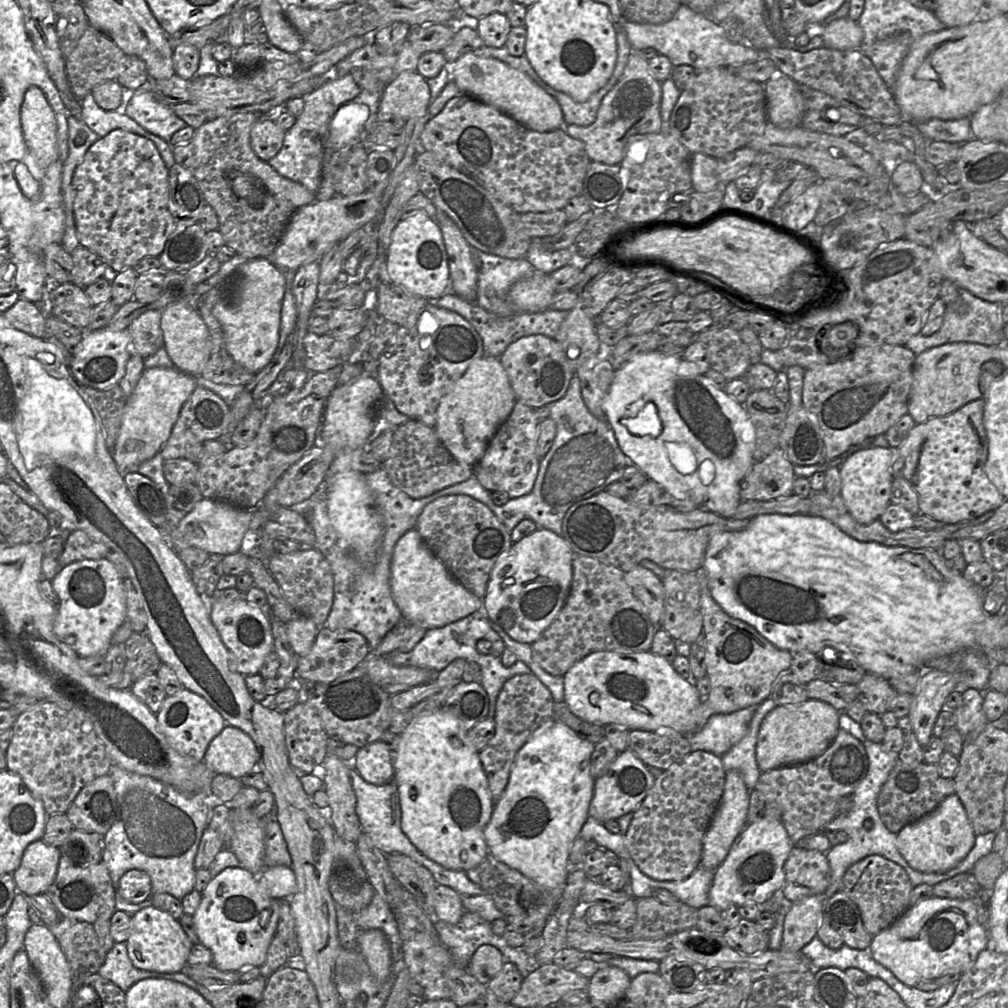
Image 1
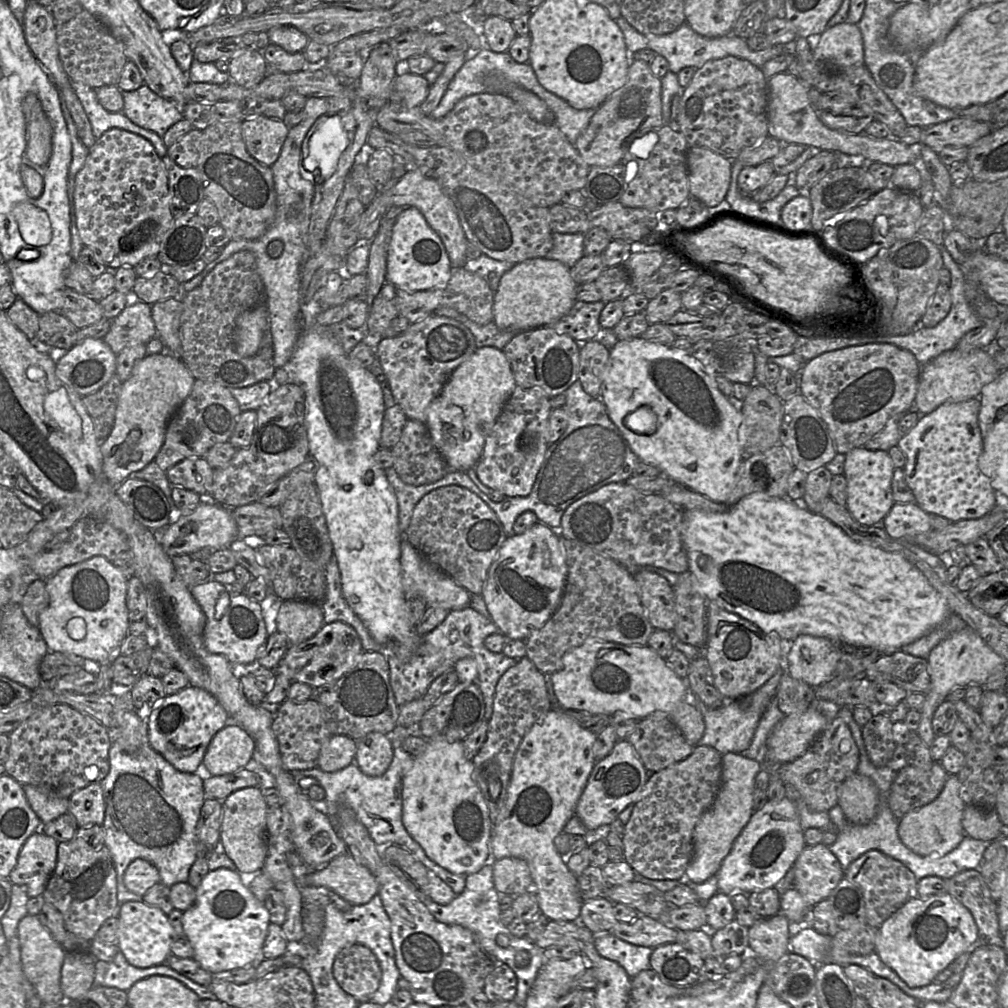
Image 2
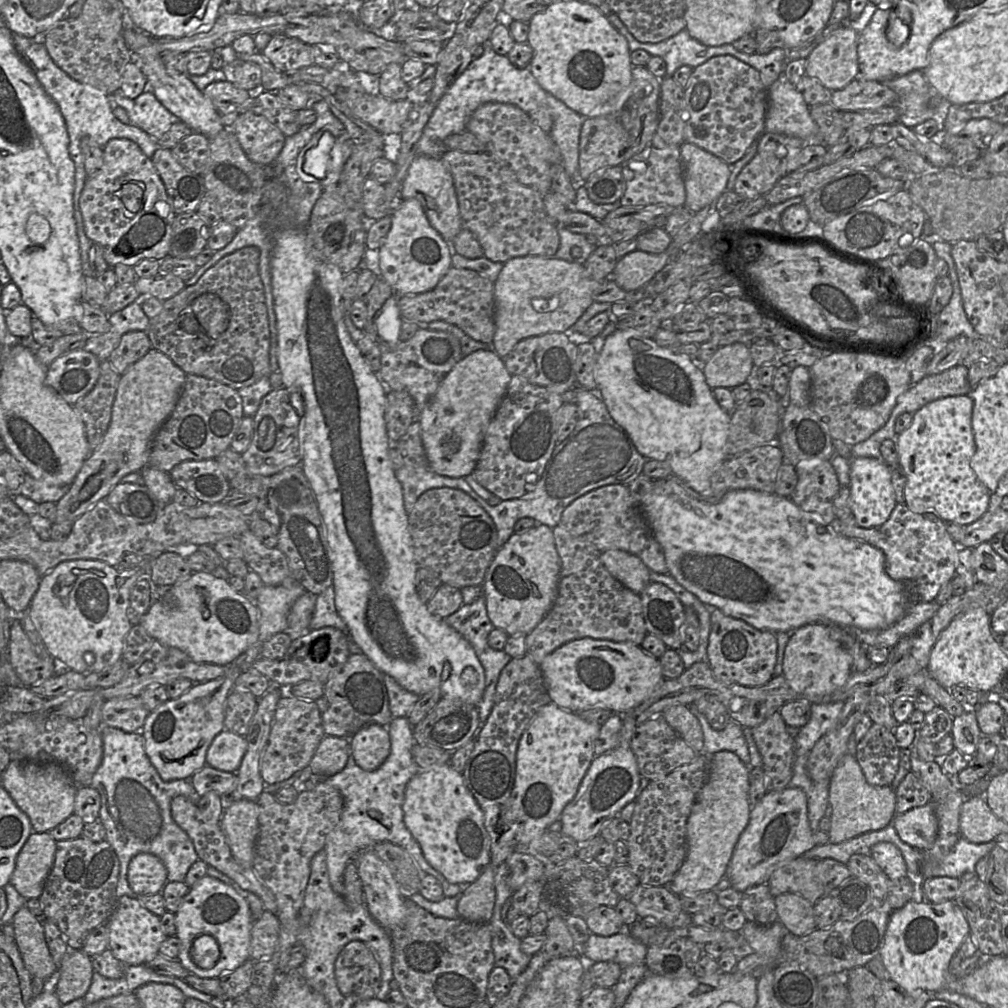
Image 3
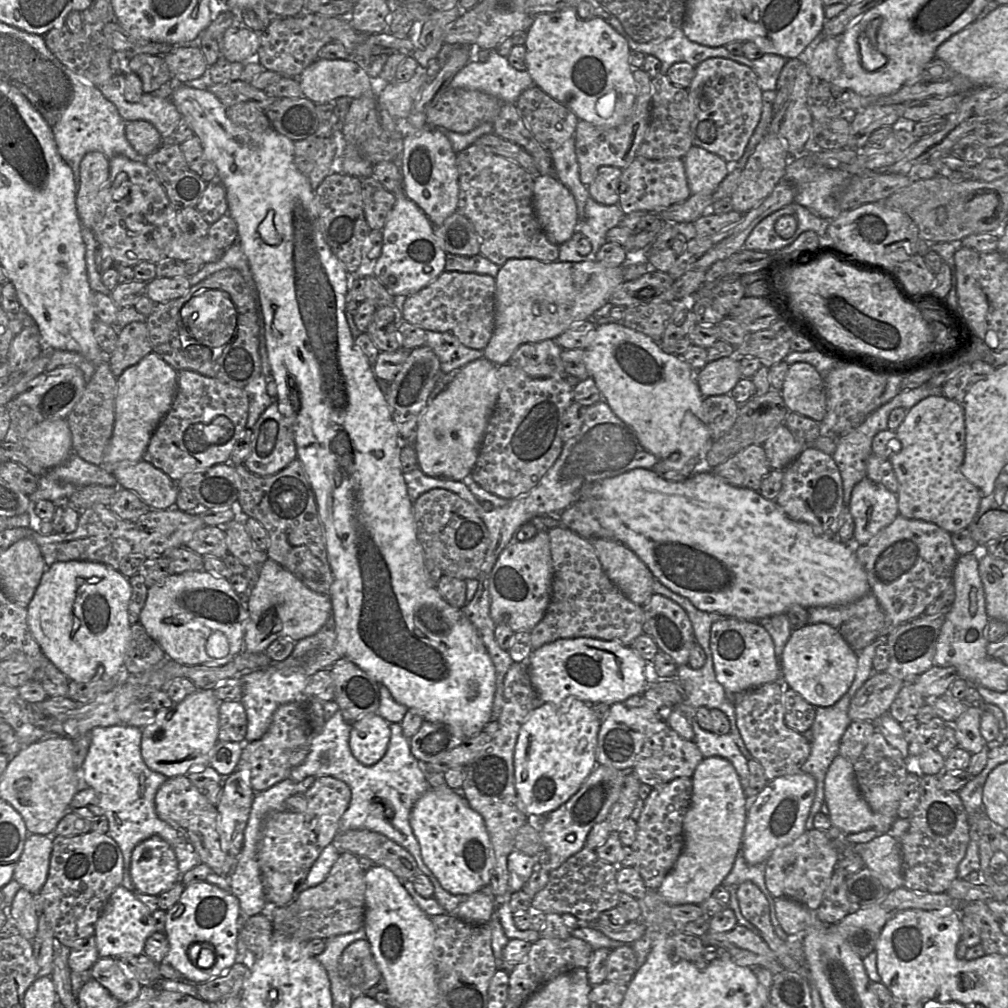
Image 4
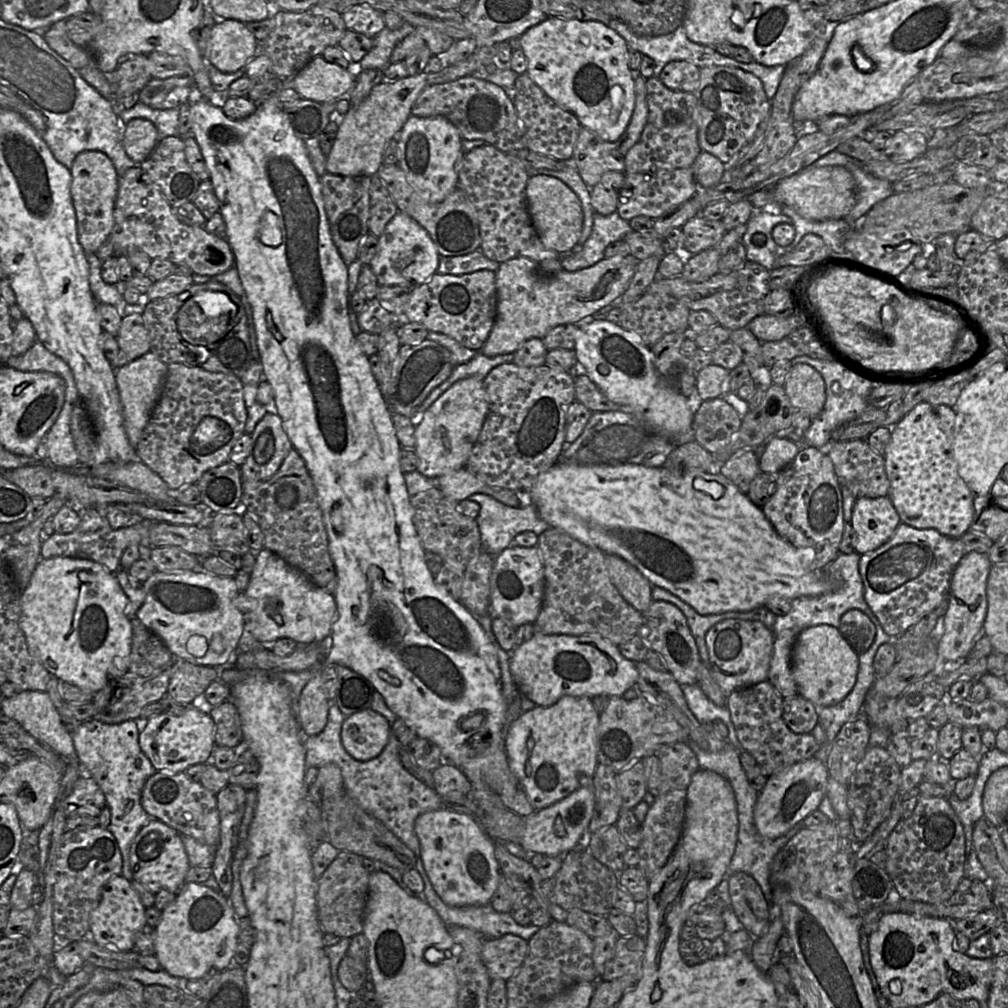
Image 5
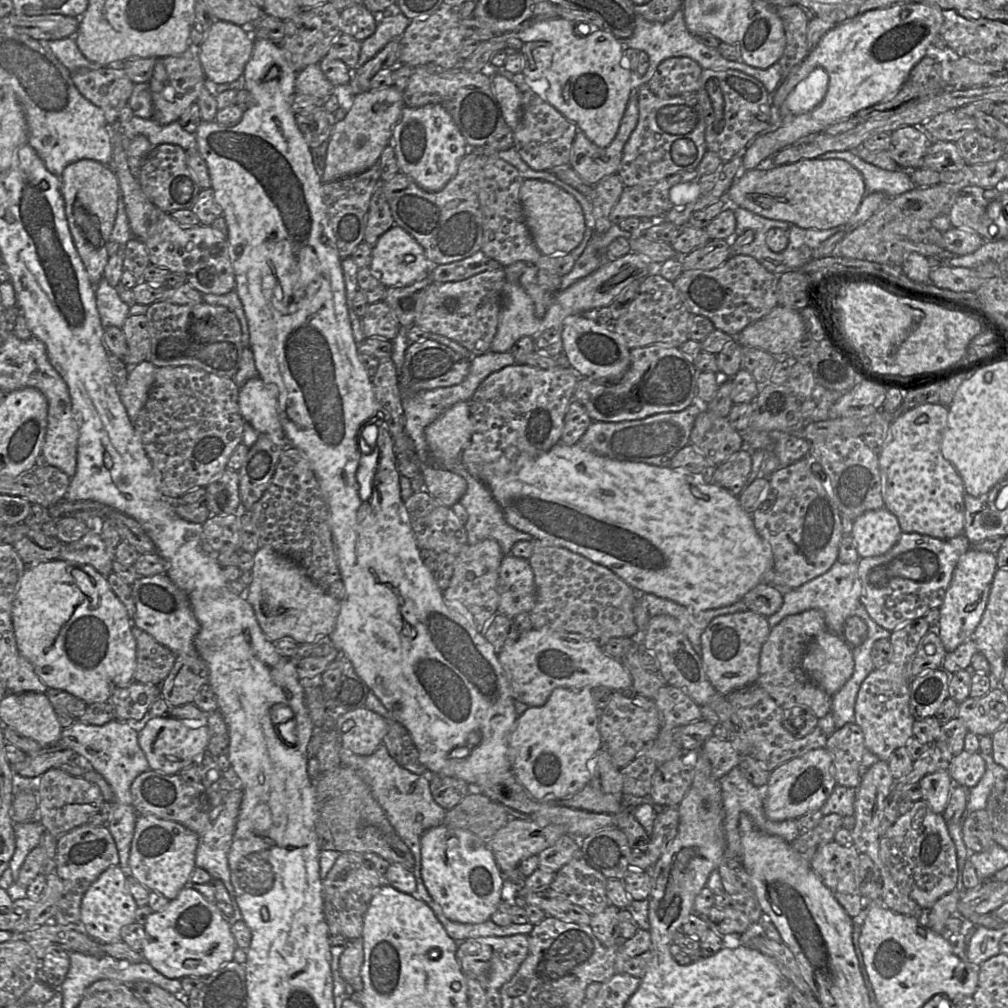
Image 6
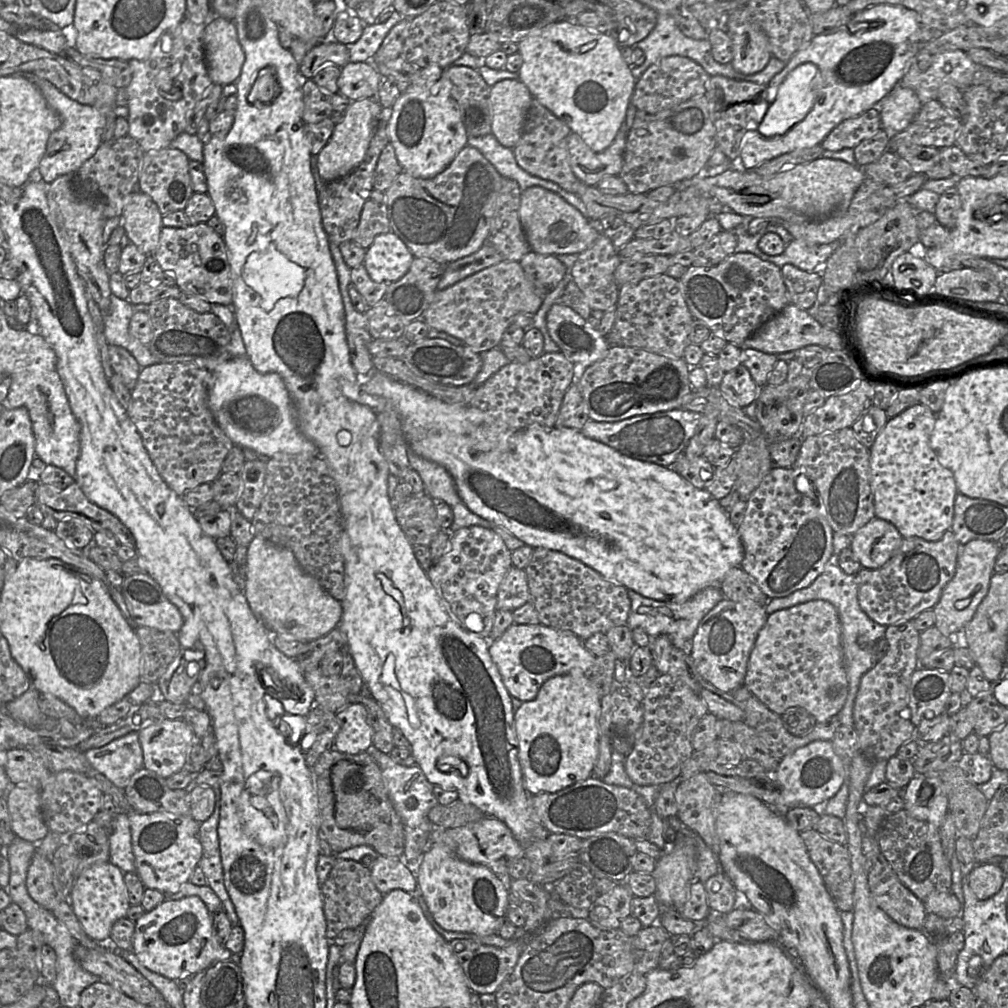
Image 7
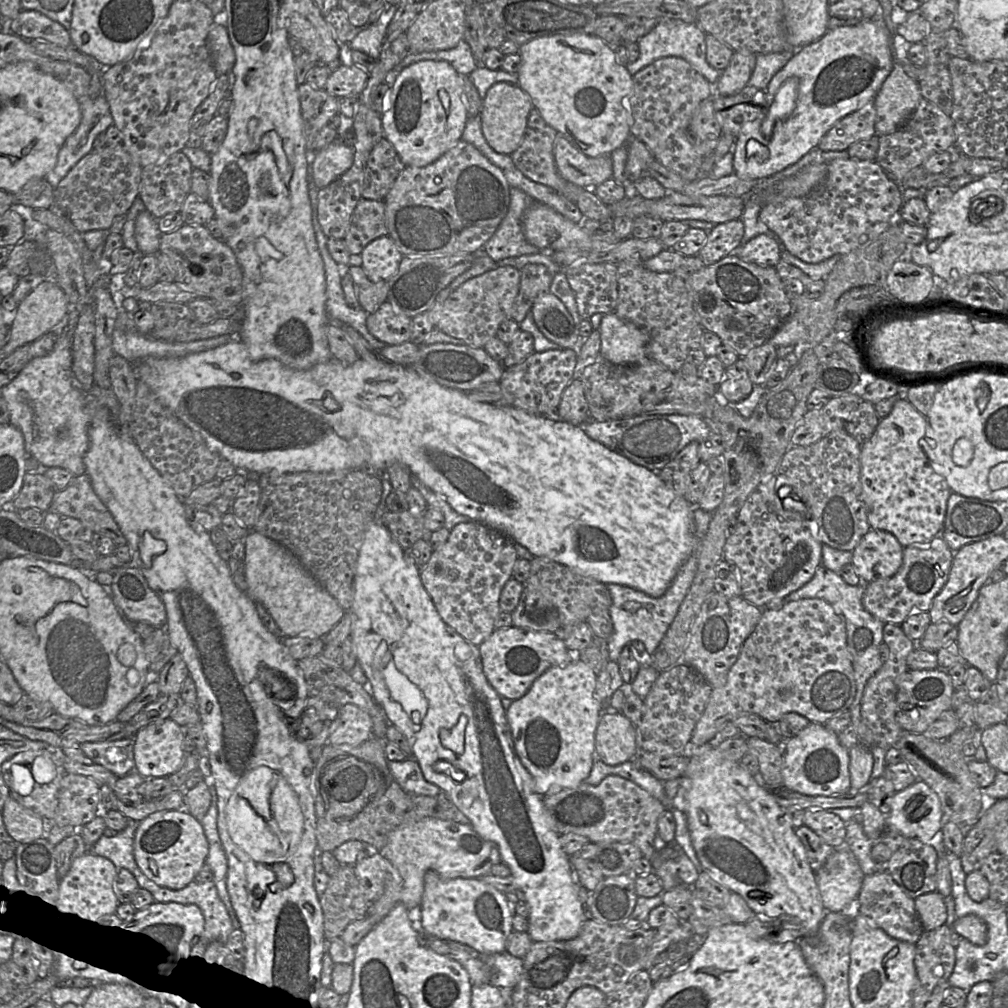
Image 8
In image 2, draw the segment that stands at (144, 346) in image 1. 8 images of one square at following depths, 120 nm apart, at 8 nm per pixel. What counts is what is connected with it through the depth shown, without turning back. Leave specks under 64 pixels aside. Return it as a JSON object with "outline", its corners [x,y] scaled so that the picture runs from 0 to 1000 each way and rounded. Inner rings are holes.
{"outline":[[[137,299],[125,304],[112,315],[110,324],[102,337],[116,351],[127,342],[145,341],[155,332],[150,303]]]}

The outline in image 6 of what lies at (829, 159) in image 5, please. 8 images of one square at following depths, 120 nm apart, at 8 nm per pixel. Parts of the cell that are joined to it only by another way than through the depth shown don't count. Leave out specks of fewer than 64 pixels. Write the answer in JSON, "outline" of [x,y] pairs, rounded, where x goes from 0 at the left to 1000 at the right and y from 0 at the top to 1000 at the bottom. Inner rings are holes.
{"outline":[[[847,149],[821,151],[811,157],[834,158],[843,162],[854,172],[860,191],[874,190],[880,196],[886,196],[909,187],[904,180],[902,170],[897,168],[877,169],[858,161]]]}

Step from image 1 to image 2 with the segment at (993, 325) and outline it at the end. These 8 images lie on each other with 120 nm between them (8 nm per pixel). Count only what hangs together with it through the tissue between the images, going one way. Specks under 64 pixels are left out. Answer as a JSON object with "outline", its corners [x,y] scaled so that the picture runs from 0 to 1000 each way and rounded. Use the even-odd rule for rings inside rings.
{"outline":[[[936,243],[933,244],[933,250],[936,257],[936,263],[942,269],[943,272],[943,280],[941,284],[944,302],[939,313],[927,324],[919,325],[916,323],[911,323],[905,329],[898,332],[871,332],[865,335],[867,339],[886,341],[894,346],[904,349],[914,363],[921,360],[923,357],[932,353],[936,349],[948,345],[950,339],[958,330],[975,322],[975,317],[969,313],[958,296],[957,275],[954,268]]]}

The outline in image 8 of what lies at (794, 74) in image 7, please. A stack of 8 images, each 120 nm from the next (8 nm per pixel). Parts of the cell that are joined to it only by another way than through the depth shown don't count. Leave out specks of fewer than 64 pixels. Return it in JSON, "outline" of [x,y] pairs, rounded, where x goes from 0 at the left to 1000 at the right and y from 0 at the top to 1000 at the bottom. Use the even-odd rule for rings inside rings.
{"outline":[[[785,76],[773,87],[755,124],[755,131],[758,136],[764,137],[770,122],[786,113],[790,104],[792,85],[792,78]]]}

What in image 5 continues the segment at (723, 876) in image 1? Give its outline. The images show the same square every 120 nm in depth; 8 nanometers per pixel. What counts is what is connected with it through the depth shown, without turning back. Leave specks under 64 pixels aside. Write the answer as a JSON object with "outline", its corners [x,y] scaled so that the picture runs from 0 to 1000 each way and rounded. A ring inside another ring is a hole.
{"outline":[[[809,750],[786,758],[763,770],[748,800],[747,810],[752,826],[759,831],[772,831],[811,804],[819,790],[822,772],[819,758]]]}

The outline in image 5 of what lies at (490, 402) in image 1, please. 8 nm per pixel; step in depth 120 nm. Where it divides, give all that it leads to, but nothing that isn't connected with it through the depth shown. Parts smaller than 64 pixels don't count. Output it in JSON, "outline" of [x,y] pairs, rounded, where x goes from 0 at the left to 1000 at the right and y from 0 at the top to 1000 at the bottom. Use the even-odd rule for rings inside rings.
{"outline":[[[466,373],[452,378],[412,418],[413,440],[411,446],[415,453],[414,467],[419,471],[436,474],[462,462],[484,410],[484,392],[479,377],[475,373]]]}

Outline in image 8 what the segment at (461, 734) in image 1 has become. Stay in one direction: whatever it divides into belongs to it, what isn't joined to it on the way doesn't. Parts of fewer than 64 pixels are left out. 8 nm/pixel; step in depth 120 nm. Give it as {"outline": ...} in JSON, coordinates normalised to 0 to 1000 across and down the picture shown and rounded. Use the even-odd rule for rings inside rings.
{"outline":[[[433,864],[421,868],[421,885],[417,897],[417,915],[421,923],[437,932],[459,936],[476,946],[502,943],[502,934],[509,924],[508,900],[500,886],[475,871],[438,871]]]}

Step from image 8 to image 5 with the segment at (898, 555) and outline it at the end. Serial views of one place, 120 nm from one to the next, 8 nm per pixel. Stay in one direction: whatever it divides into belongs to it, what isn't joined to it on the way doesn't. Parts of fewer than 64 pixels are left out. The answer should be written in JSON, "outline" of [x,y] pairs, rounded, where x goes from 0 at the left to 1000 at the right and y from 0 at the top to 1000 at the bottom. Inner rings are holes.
{"outline":[[[882,492],[850,494],[847,499],[844,520],[848,527],[846,543],[848,548],[855,551],[867,547],[879,539],[887,530],[894,515]]]}

